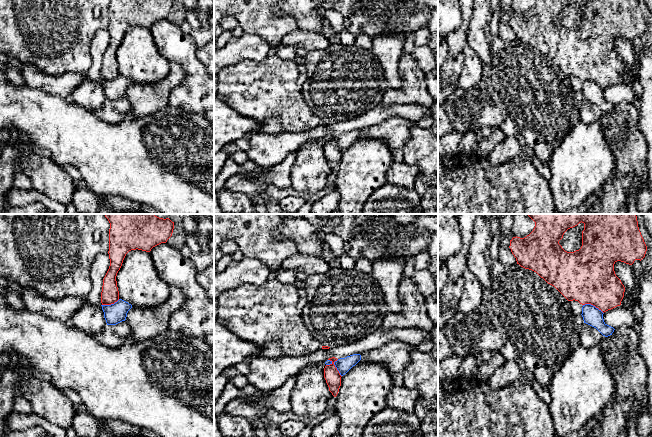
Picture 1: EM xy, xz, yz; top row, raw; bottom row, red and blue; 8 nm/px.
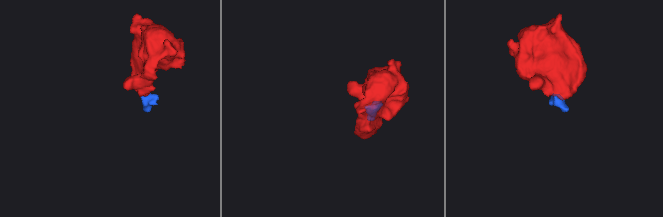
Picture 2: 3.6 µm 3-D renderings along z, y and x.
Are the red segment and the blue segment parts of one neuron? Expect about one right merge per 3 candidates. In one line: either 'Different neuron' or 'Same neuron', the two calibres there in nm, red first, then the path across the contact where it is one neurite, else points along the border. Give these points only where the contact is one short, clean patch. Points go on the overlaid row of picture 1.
Different neuron. Thickness 130 nm (red) against 120 nm. Boundary: xz (328, 359), (341, 376)

